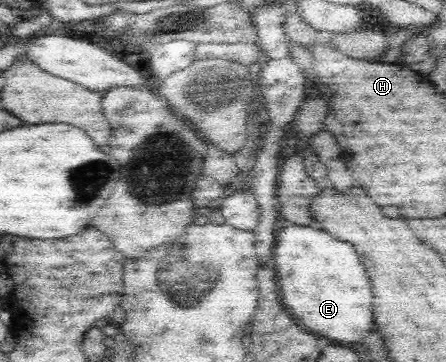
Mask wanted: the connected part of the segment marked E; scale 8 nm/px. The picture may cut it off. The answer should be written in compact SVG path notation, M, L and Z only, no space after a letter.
M290 225L276 232L273 256L282 304L303 329L338 344L362 342L372 332L372 284L348 242L332 238L318 226Z

